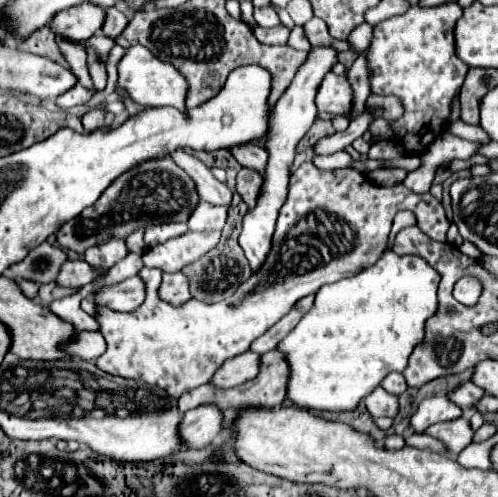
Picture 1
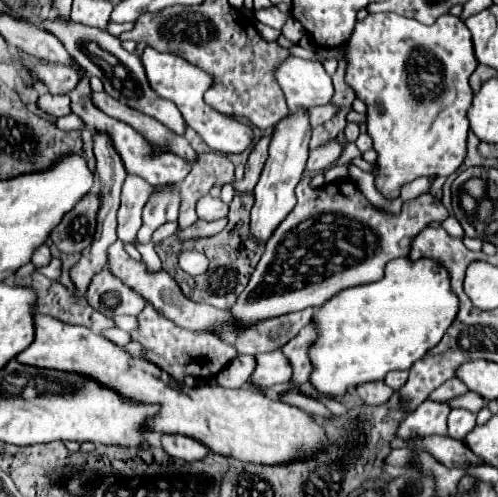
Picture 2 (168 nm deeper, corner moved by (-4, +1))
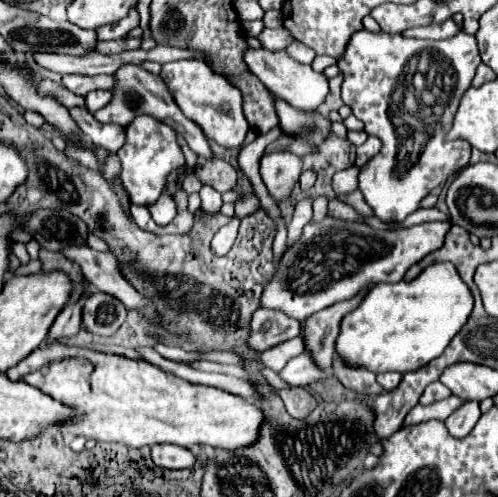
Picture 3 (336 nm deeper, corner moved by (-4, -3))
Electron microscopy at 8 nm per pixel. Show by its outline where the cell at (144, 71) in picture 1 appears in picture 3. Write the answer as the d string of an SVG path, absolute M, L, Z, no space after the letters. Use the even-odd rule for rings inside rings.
M175 60L161 66L161 78L167 82L181 112L193 120L203 134L223 148L241 148L249 130L249 124L241 112L241 92L227 82L227 78L215 74L201 60Z

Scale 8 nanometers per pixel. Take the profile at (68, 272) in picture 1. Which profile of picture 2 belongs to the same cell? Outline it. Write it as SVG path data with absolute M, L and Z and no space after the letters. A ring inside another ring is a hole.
M53 258L47 266L43 266L43 268L37 268L41 274L45 274L47 278L53 278L53 280L57 280L59 276L61 276L61 260L59 258Z

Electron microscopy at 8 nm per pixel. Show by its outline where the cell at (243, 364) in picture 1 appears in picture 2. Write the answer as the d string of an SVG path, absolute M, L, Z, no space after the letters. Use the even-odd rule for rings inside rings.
M273 350L267 354L257 356L257 368L249 382L257 386L273 386L279 382L289 382L291 380L291 364L287 364L287 358L283 358L281 350Z

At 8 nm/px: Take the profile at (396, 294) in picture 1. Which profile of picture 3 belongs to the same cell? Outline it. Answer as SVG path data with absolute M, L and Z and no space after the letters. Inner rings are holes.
M437 262L427 266L411 282L401 280L371 288L363 296L359 308L343 316L335 350L345 364L351 364L351 368L365 368L373 374L389 370L401 374L415 372L443 354L451 338L467 322L471 308L473 296L459 278L455 266Z

